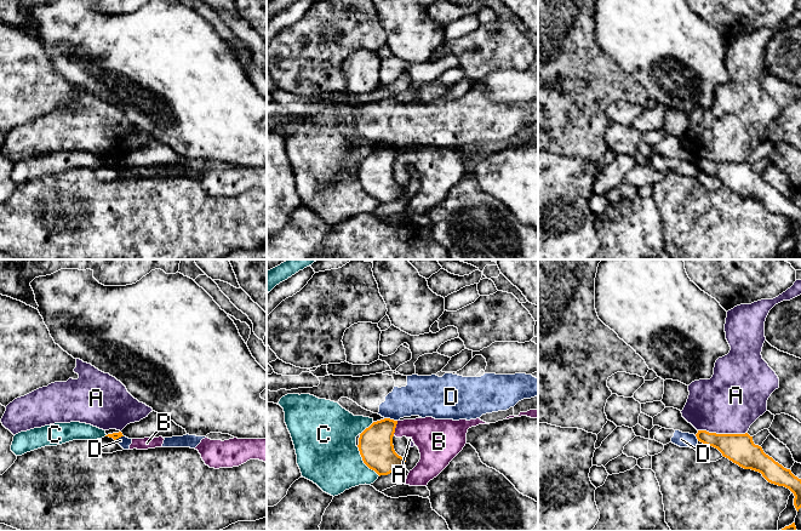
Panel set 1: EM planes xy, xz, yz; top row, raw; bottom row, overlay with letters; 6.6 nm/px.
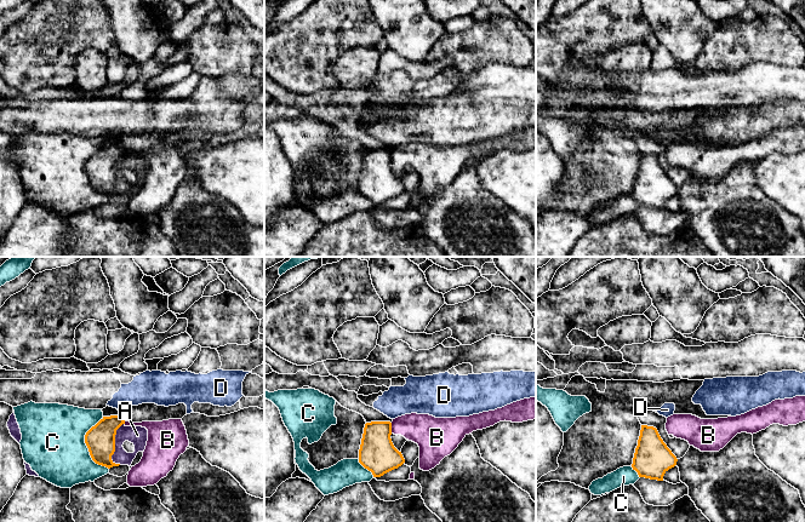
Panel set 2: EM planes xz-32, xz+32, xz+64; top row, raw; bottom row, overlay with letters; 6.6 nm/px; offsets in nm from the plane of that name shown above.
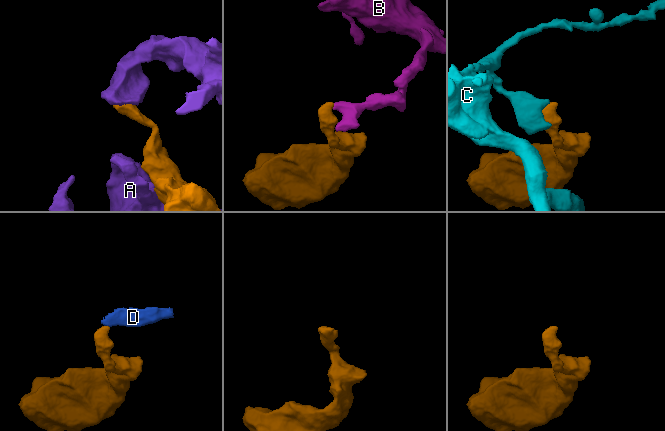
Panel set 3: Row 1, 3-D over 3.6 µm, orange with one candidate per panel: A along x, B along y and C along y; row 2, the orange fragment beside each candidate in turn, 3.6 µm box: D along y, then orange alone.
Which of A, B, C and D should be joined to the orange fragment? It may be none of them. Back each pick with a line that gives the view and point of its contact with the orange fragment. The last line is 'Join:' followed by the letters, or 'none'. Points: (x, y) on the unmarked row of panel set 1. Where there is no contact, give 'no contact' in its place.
Join: none

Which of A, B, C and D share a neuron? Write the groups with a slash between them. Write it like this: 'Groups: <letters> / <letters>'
Groups: A / B C / D

